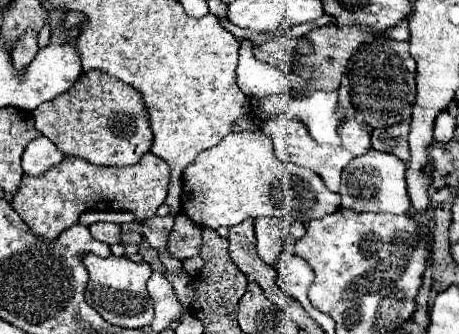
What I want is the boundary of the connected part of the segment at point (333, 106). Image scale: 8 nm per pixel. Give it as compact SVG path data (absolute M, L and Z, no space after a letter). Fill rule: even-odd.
M316 90L304 98L292 98L288 114L292 114L306 126L308 136L316 144L338 146L342 142L338 126L344 114L338 104L338 92Z

